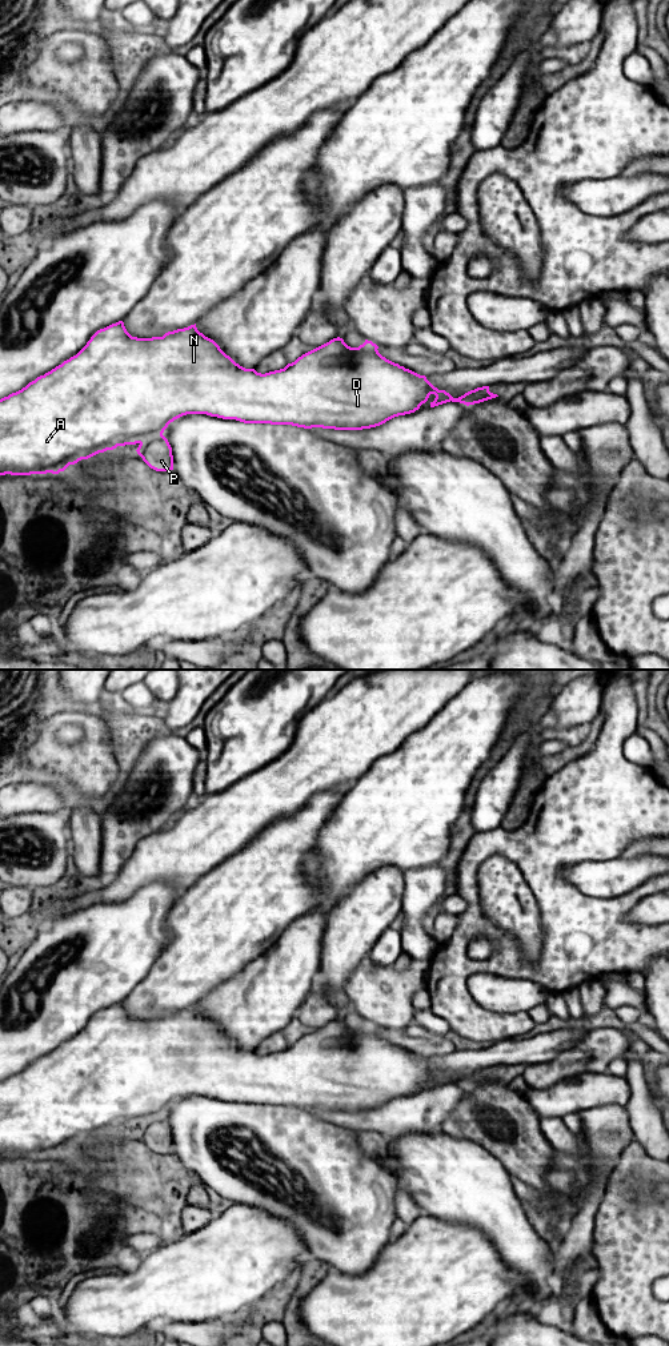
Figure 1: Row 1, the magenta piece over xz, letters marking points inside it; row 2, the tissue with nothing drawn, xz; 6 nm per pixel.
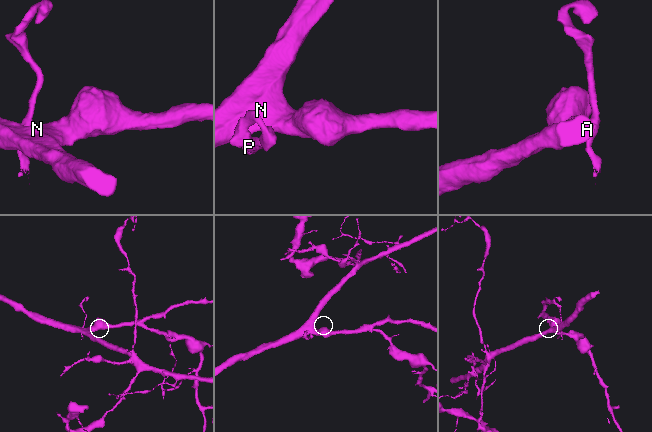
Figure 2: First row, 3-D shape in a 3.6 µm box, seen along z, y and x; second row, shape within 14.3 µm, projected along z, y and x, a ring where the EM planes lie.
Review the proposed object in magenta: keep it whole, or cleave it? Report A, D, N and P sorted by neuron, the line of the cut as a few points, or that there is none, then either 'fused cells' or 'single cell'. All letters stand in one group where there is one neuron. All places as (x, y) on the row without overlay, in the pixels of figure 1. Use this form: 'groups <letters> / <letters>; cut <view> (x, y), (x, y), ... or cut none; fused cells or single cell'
groups A D N / P; cut xz (161, 1115), (153, 1116), (140, 1125); fused cells

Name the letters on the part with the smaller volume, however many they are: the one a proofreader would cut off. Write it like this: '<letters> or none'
P

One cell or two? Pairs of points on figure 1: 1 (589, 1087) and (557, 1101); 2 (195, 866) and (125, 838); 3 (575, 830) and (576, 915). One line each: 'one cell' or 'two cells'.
1: one cell
2: two cells
3: one cell

